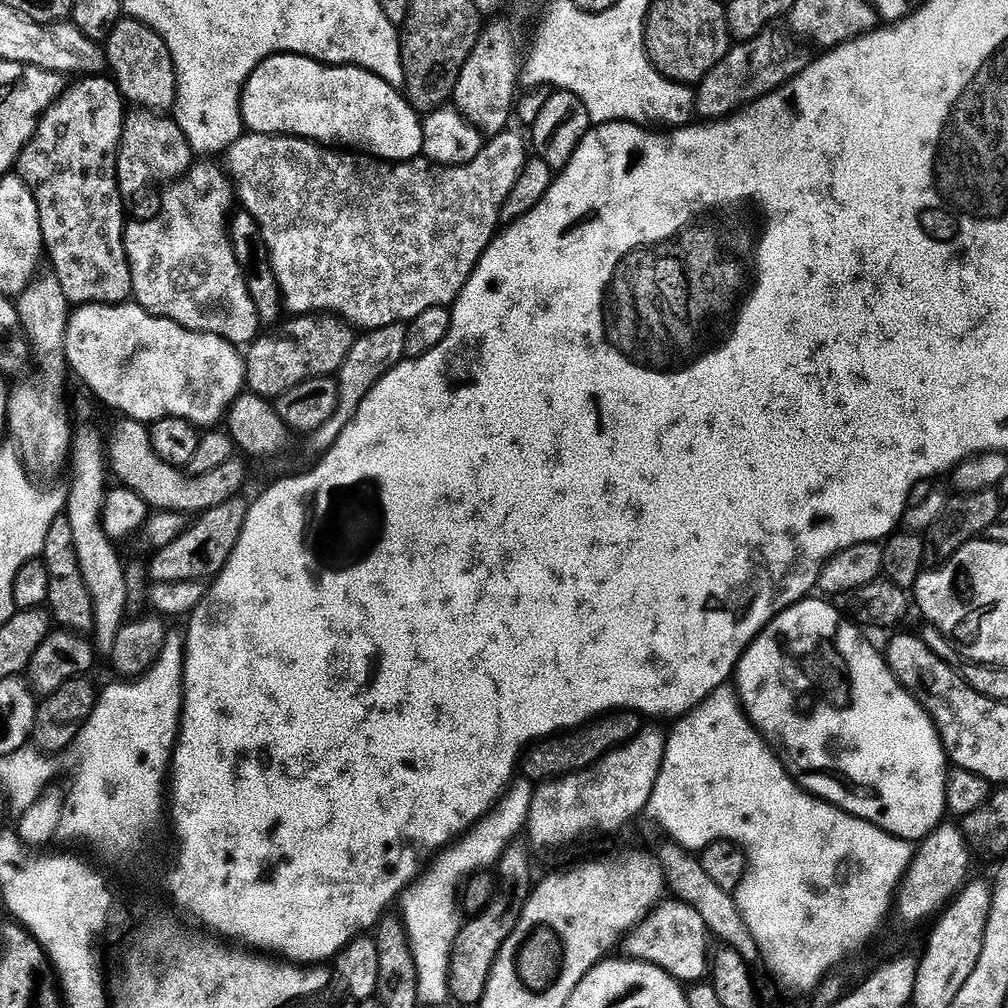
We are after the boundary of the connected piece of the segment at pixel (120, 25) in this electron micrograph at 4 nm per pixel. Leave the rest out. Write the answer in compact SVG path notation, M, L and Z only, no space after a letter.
M121 18L107 29L107 40L108 44L103 45L104 53L107 56L107 67L110 69L111 79L120 89L121 97L132 106L149 110L171 109L176 103L176 68L172 65L172 56L168 53L168 47L161 36L140 20Z

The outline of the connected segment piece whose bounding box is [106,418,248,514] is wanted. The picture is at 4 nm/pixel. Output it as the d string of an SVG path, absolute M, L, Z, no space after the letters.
M127 418L117 419L112 433L106 436L106 460L110 472L121 485L137 492L148 504L149 509L161 512L183 512L185 514L203 514L211 508L222 506L228 500L235 500L244 488L244 479L248 476L245 461L233 454L214 470L206 474L188 476L180 480L181 473L172 465L162 462L152 453L148 442L148 428L143 423Z

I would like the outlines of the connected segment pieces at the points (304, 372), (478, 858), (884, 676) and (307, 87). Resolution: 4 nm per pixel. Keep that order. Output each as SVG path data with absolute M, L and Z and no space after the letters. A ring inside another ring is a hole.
M296 314L288 319L275 329L276 336L261 335L247 345L244 374L247 391L253 396L275 398L290 386L298 386L300 380L339 373L358 335L353 325L335 314Z
M524 779L525 781L518 784L518 782L511 783L509 785L509 788L507 789L507 792L505 793L505 796L497 803L498 808L496 807L488 814L485 815L468 833L465 835L462 839L459 839L450 850L444 851L434 862L434 864L431 866L430 870L427 872L426 876L418 881L412 883L406 890L406 894L402 900L402 910L400 910L400 916L401 919L404 922L404 928L407 930L407 936L408 936L408 945L411 948L411 957L414 958L414 964L415 964L415 972L416 972L416 985L417 985L417 999L424 1005L426 1004L442 1004L445 1001L449 999L448 994L448 955L452 951L452 944L453 944L453 938L456 935L459 925L459 922L455 916L456 910L454 908L456 904L457 908L457 899L456 902L454 900L454 894L459 891L459 888L461 887L462 881L464 879L467 879L468 877L471 877L473 875L477 875L478 873L481 873L482 871L488 870L488 867L492 866L495 867L502 859L502 855L505 854L505 852L511 847L510 843L520 832L527 827L528 820L529 820L529 812L530 812L530 806L533 804L533 796L536 793L537 787L535 786L535 783L531 779Z
M805 598L798 604L792 604L785 612L780 612L766 627L763 628L756 639L749 644L748 649L740 658L734 673L734 687L740 697L740 707L748 716L748 721L755 726L757 732L768 741L769 745L779 753L780 761L788 769L792 779L812 796L819 800L825 800L827 804L833 804L848 812L851 816L862 818L874 826L878 826L884 832L896 836L900 840L909 842L923 842L941 827L942 821L948 812L945 792L950 761L944 755L944 744L936 733L932 719L929 718L924 708L913 698L911 692L896 680L895 674L888 668L887 659L880 656L864 641L865 633L857 625L851 622L842 622L842 617L835 603L827 599L812 600Z
M281 54L263 60L244 83L240 98L240 117L244 120L245 129L252 134L298 136L301 140L374 156L377 160L412 162L424 150L421 117L397 89L364 68L329 66L321 64L319 60L311 60L308 56Z

